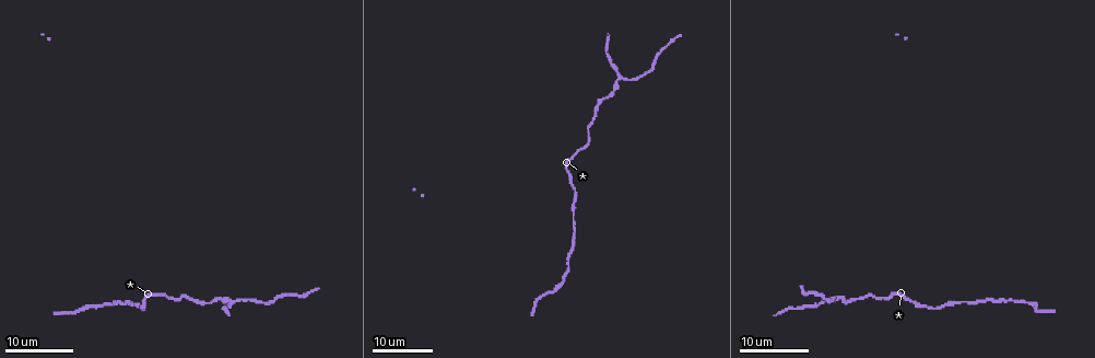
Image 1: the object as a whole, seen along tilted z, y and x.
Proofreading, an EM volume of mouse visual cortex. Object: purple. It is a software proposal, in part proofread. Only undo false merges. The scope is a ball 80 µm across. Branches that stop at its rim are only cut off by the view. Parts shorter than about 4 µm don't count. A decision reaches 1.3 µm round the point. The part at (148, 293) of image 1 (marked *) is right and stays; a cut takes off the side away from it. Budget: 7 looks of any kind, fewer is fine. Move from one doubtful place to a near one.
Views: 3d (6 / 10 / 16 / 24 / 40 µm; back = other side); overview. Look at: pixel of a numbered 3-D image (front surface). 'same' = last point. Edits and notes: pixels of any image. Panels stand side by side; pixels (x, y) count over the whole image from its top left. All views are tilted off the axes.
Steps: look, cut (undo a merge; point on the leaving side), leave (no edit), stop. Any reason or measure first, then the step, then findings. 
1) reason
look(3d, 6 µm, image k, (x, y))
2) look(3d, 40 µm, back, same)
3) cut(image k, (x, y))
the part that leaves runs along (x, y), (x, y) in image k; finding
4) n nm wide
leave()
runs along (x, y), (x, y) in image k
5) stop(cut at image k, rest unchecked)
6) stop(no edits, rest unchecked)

thick turns thin
look(3d, 16 µm, image 1, (196, 301))

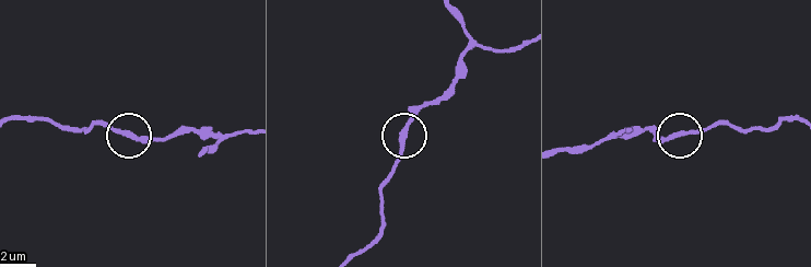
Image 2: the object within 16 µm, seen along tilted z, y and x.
closer look
look(3d, 6 µm, image 2, (125, 134))

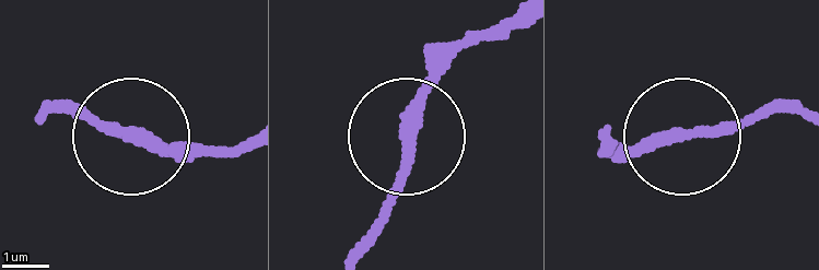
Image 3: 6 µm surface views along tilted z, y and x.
250 nm wide
leave()
all the same cell

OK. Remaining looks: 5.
thin arm on a thick one
look(3d, 24 µm, image 1, (233, 302))

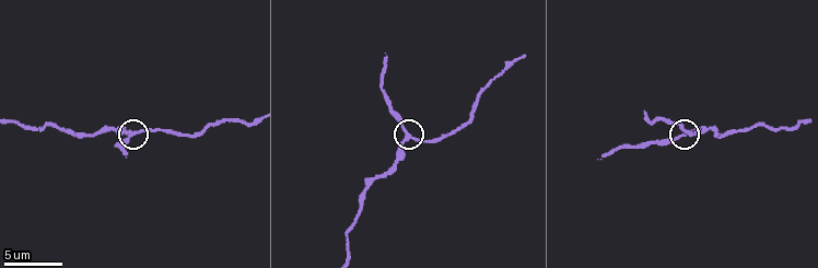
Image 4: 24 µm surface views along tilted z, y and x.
look(3d, 6 µm, image 4, (410, 137))

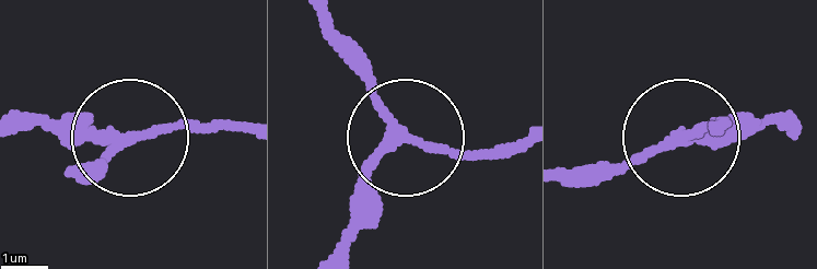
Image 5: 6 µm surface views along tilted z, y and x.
3 arms
leave()
continuous, no second cell

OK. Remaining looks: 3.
look(3d, 24 µm, image 1, (955, 303))

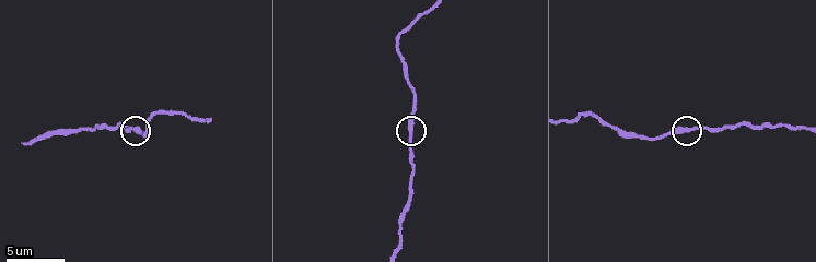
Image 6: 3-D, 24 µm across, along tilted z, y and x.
look(3d, 10 µm, image 6, (412, 128))

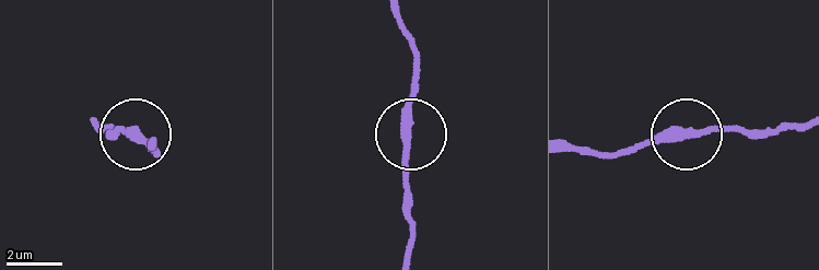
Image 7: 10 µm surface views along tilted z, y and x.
leave()
one cell here

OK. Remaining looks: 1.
stop(no edits, rest unchecked)

